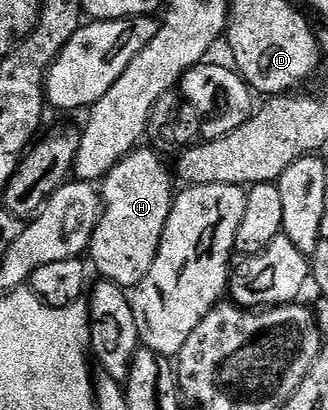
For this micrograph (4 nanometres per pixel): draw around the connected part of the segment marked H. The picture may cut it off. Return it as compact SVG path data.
M137 147L117 163L104 176L102 182L102 212L100 222L92 235L92 242L88 245L87 256L92 257L91 268L100 272L99 276L115 285L121 285L125 291L131 290L145 278L147 271L154 264L158 255L159 244L162 243L162 231L166 227L166 219L172 210L174 200L174 173L163 161L161 154L151 147Z

